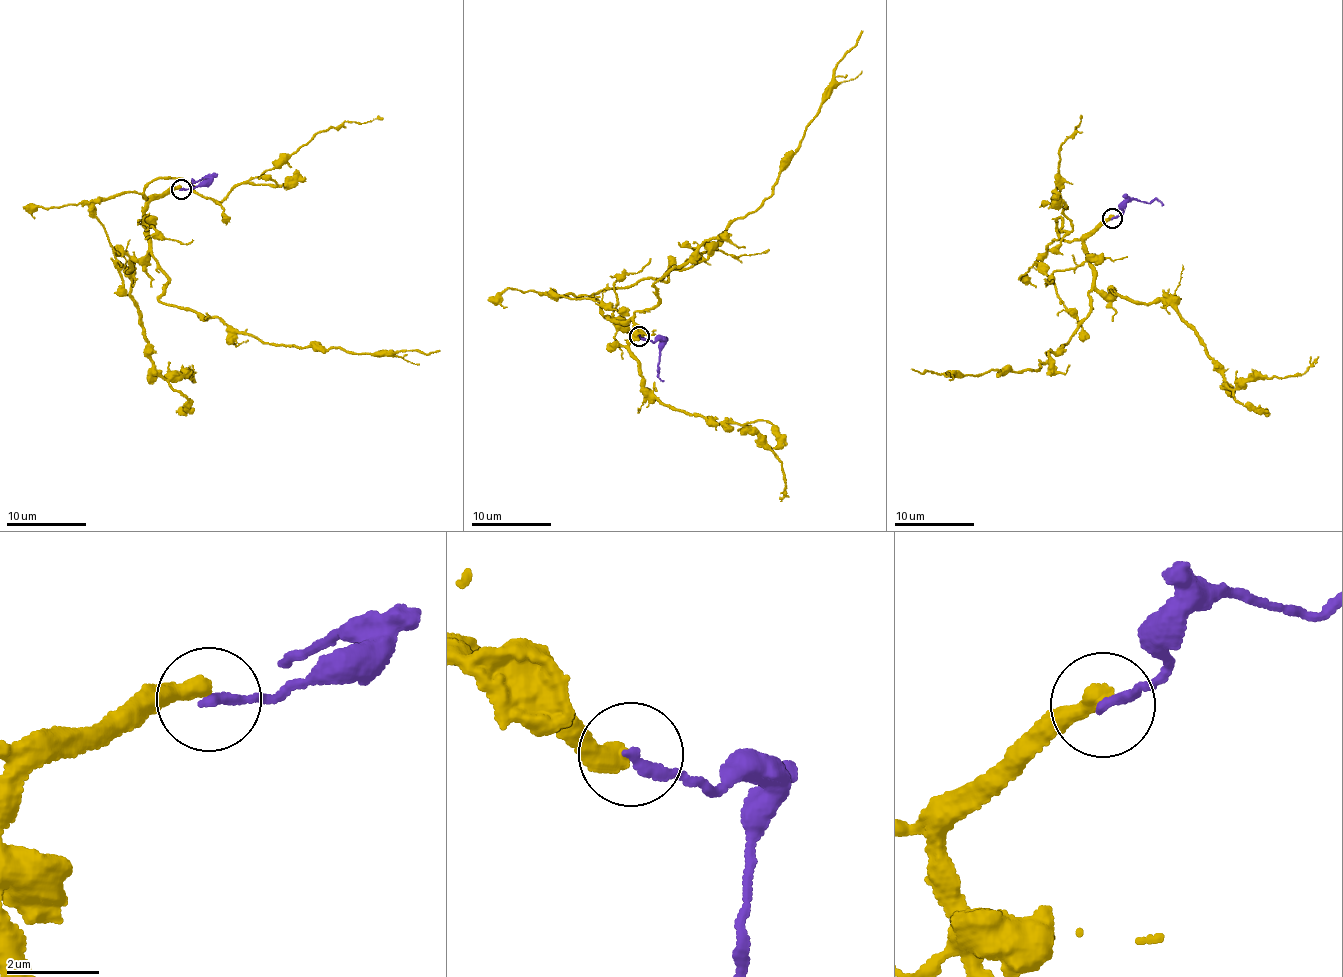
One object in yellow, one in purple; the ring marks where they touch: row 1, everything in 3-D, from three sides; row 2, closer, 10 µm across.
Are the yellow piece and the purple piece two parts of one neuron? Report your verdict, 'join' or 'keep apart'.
keep apart

